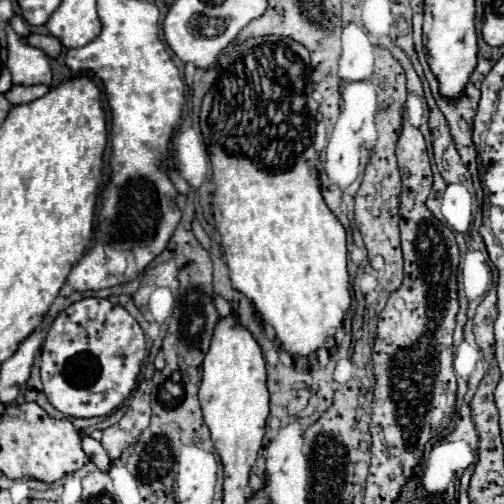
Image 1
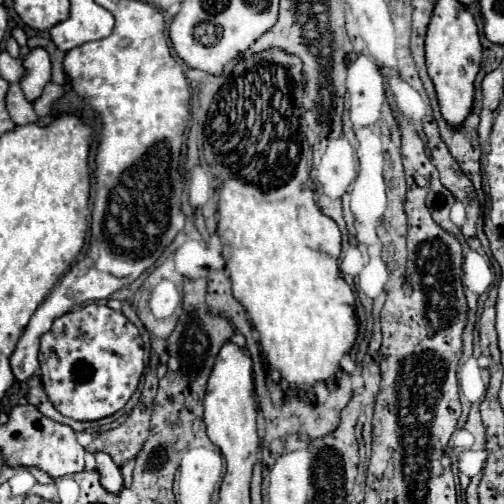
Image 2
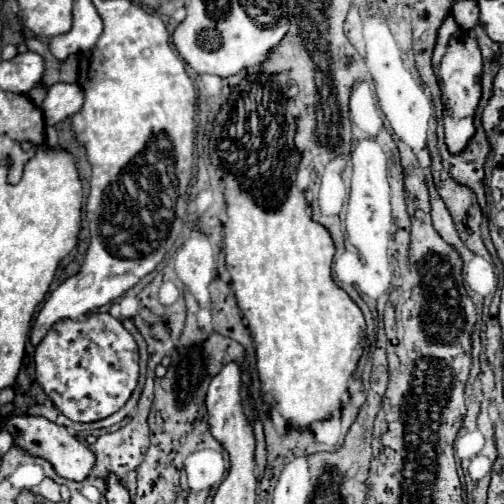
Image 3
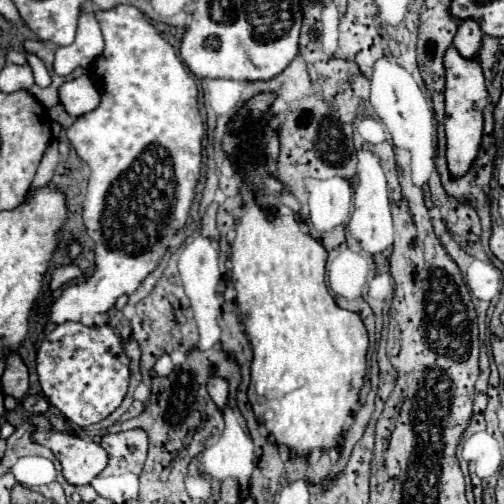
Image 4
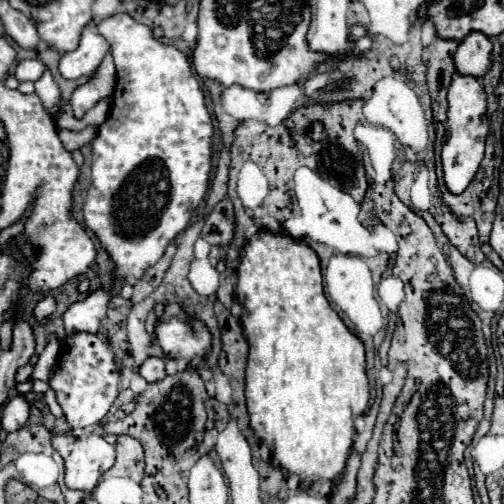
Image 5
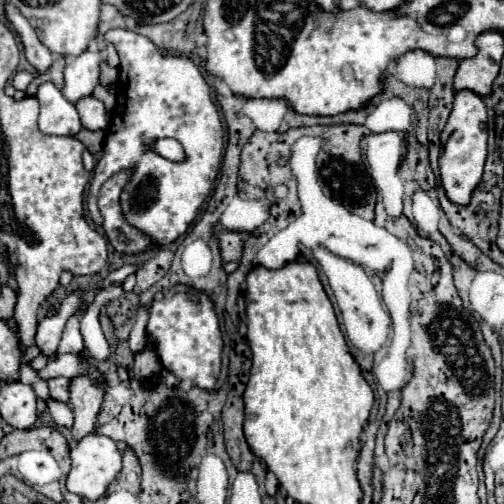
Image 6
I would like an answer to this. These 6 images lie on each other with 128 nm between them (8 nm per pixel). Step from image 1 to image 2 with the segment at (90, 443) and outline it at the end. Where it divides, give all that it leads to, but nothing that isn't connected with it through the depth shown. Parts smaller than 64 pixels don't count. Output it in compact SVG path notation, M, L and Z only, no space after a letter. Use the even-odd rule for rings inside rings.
M104 452L96 454L96 464L98 464L98 474L100 474L100 484L106 492L112 494L120 494L120 490L124 488L124 480L120 474L120 468L114 466L112 458Z

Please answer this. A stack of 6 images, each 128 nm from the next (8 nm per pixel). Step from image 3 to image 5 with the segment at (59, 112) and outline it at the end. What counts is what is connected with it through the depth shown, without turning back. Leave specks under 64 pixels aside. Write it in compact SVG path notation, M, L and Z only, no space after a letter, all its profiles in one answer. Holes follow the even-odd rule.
M108 52L106 58L102 60L102 64L98 66L98 70L94 72L92 80L74 90L74 94L70 98L74 116L82 118L84 112L88 112L98 100L112 96L114 84L116 84L116 70L114 70L114 62L112 62L112 54Z

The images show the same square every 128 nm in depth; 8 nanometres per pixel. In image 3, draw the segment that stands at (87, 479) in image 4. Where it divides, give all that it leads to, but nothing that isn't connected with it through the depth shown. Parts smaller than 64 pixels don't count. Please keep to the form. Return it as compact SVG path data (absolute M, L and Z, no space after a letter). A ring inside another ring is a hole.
M12 416L4 424L4 430L8 430L14 436L14 442L28 454L46 458L54 466L54 470L66 480L82 482L84 478L88 478L90 470L96 464L96 454L88 446L80 444L74 436L70 436L64 426L58 426L42 416Z

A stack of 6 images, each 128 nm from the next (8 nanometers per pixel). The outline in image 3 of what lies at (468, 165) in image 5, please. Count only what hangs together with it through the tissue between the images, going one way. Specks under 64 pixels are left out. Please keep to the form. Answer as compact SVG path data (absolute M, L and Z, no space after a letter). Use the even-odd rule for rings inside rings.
M452 16L444 20L444 24L438 30L438 42L432 56L432 66L438 76L440 88L442 88L442 100L448 114L444 114L444 130L446 130L446 144L452 154L464 152L470 138L474 136L474 114L476 106L482 98L482 86L480 86L480 74L482 74L482 56L480 48L474 38L466 36L460 26L454 22Z

